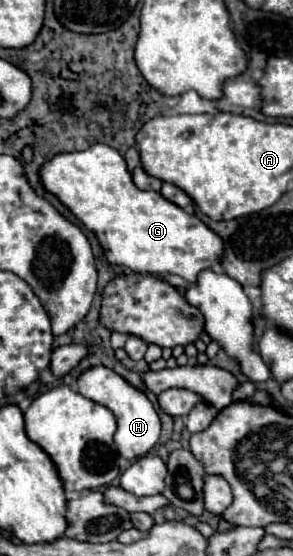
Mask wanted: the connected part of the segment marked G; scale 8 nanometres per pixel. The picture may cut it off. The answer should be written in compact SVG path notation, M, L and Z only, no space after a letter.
M98 143L86 151L60 153L42 167L42 183L86 225L86 229L96 233L110 263L126 265L136 273L172 273L184 277L188 283L196 283L200 271L212 269L224 259L224 241L218 233L214 233L194 213L164 199L158 191L140 191L132 181L124 157L108 145Z

